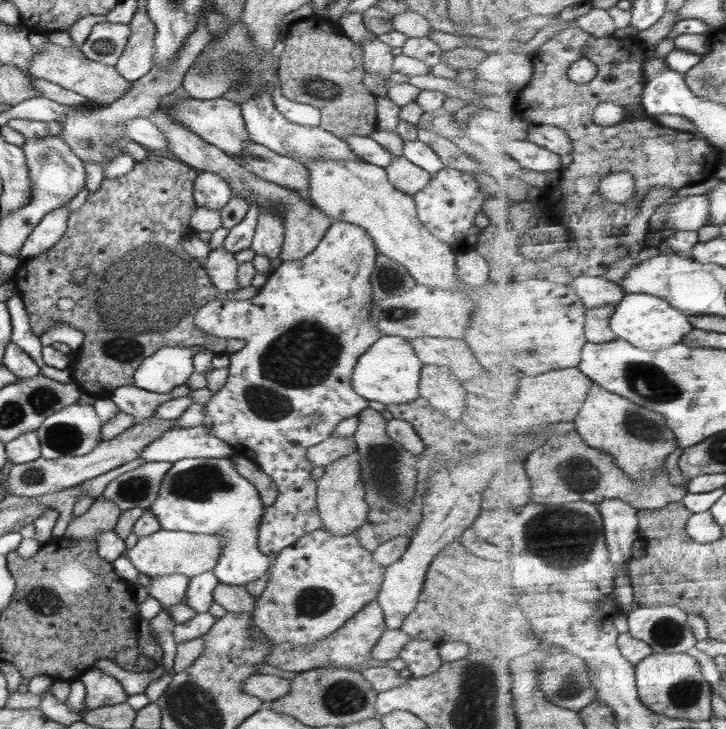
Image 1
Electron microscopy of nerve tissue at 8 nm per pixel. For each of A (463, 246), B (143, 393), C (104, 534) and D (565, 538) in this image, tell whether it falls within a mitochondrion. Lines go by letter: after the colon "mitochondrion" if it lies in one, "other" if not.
A: other
B: other
C: other
D: mitochondrion

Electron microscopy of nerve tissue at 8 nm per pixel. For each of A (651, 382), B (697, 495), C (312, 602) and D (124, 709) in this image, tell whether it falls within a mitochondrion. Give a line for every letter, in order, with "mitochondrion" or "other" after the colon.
A: mitochondrion
B: other
C: mitochondrion
D: other

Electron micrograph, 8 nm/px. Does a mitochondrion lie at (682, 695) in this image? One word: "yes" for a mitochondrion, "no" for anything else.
yes

